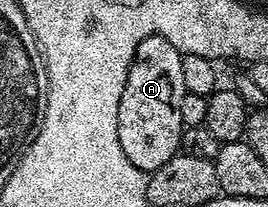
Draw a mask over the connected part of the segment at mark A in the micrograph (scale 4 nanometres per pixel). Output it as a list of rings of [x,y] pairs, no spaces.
[[[152,35],[139,45],[127,73],[127,85],[119,101],[119,145],[123,145],[127,161],[131,161],[131,165],[146,173],[152,173],[167,165],[167,161],[171,161],[171,157],[175,157],[181,150],[183,128],[179,105],[186,92],[181,56],[181,51],[171,45],[171,41],[167,41],[162,35]]]

